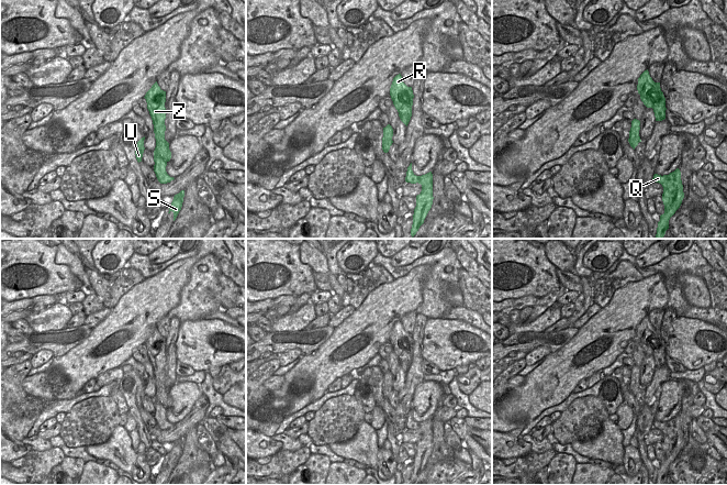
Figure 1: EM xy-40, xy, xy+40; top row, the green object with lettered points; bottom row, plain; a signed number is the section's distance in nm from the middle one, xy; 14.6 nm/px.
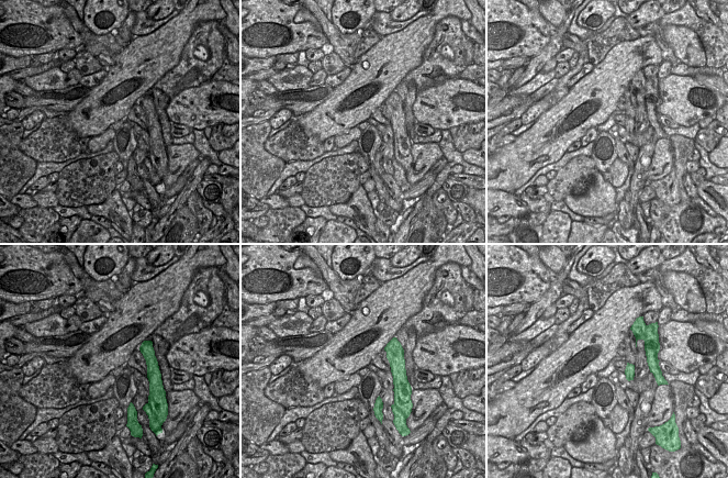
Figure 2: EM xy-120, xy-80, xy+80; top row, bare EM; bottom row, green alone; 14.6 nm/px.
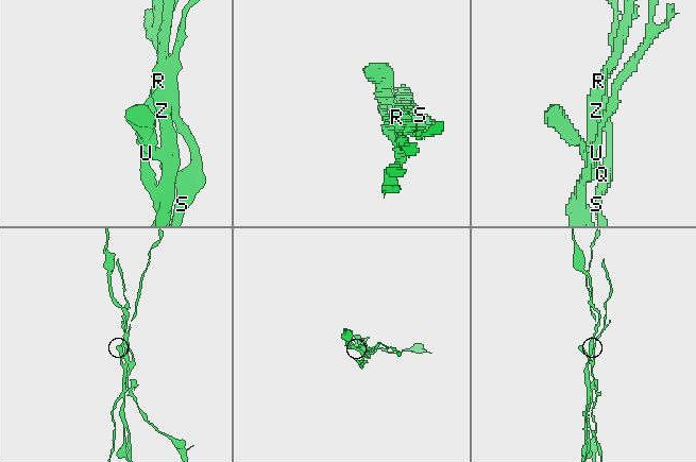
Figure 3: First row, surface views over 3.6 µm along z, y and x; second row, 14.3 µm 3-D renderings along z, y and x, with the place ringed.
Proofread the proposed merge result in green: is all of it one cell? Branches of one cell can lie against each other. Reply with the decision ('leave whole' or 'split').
split

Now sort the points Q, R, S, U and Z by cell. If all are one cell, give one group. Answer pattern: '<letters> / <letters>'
Q S / R U Z

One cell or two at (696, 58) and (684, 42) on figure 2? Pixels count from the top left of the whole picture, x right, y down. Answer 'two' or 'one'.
one

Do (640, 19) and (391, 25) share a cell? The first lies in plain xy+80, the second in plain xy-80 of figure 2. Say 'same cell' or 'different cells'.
different cells

